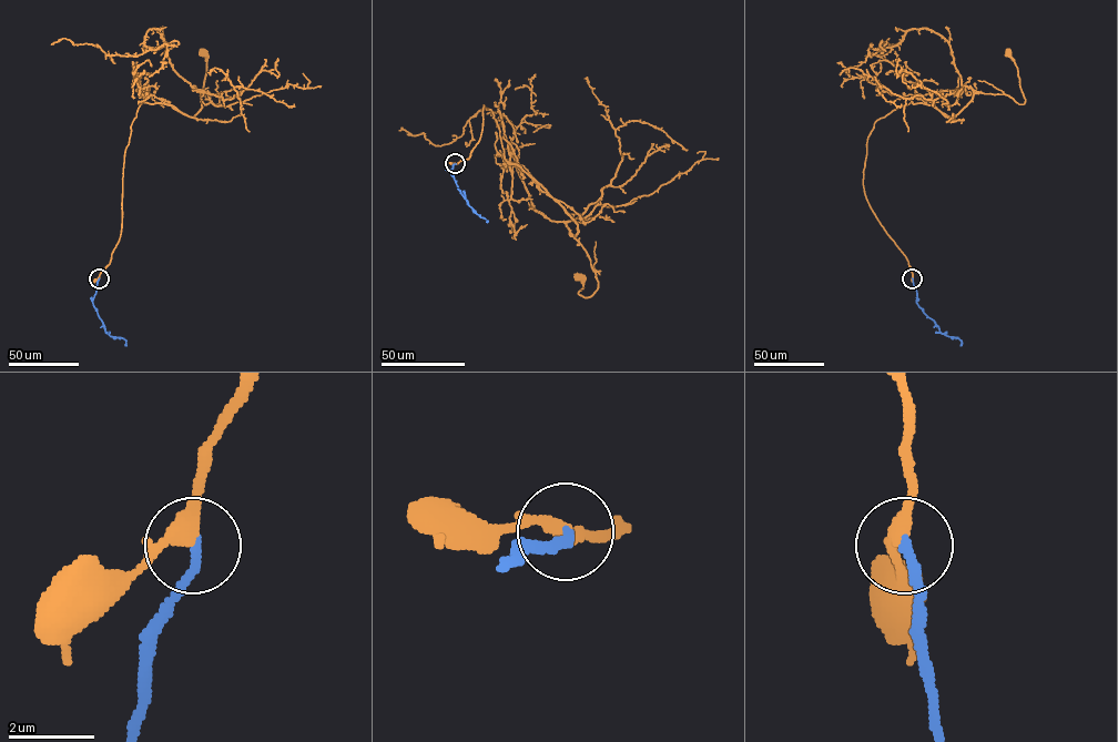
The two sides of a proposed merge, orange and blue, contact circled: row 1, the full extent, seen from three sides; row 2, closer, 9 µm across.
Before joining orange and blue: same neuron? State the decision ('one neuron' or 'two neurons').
one neuron

